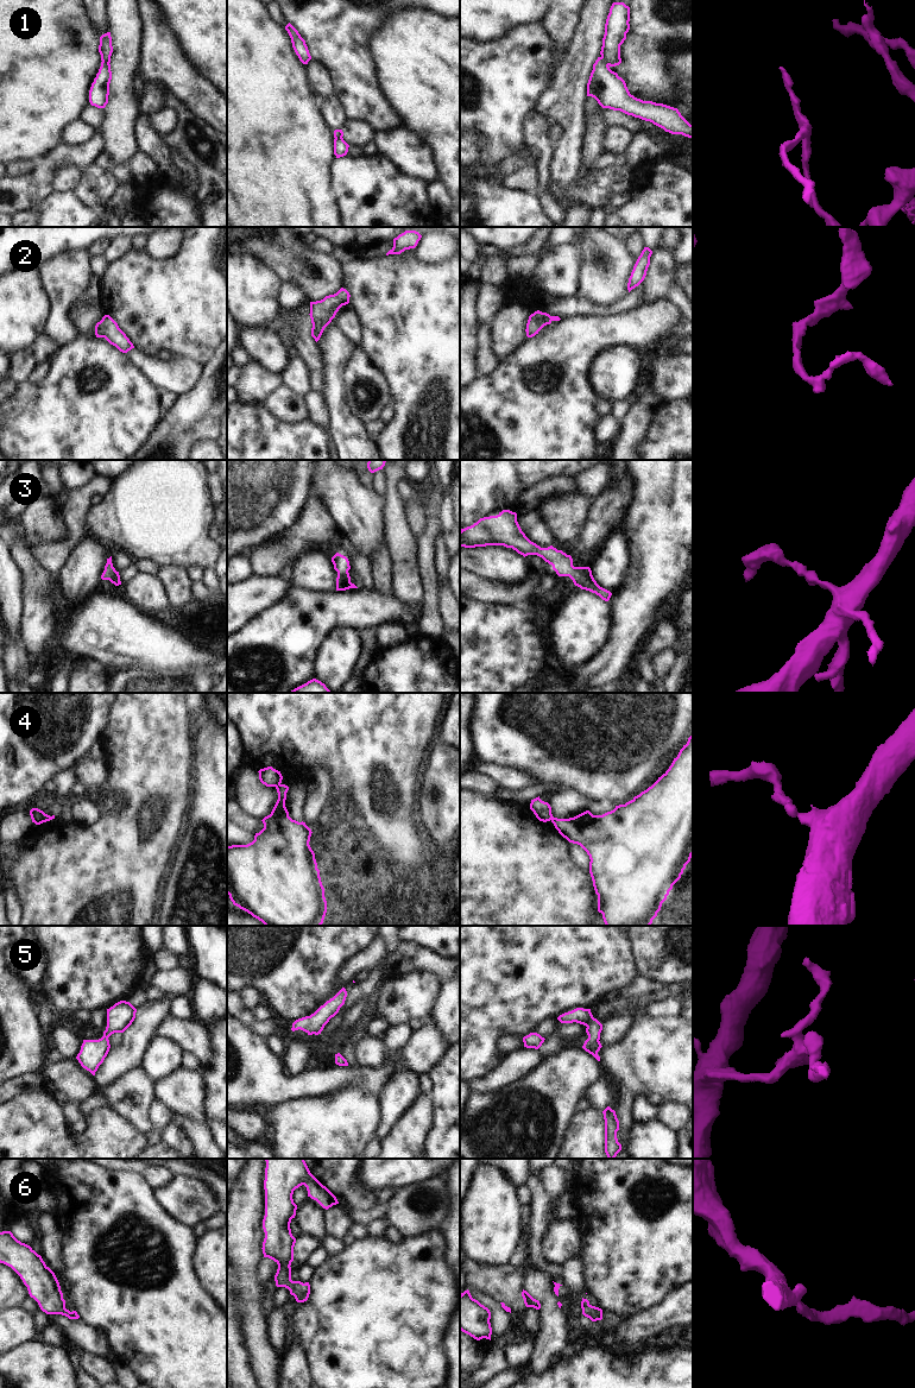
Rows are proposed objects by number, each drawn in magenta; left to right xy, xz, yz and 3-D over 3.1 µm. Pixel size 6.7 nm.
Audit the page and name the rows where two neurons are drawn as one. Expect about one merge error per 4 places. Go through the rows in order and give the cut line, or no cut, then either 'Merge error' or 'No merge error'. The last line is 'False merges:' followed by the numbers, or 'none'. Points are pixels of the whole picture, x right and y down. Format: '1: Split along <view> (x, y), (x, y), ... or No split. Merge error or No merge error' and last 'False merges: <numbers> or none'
1: Split along yz (600, 57), (607, 65). Merge error
2: No split. No merge error
3: No split. No merge error
4: Split along xz (279, 783), (275, 786). Merge error
5: No split. No merge error
6: No split. No merge error
False merges: 1, 4.

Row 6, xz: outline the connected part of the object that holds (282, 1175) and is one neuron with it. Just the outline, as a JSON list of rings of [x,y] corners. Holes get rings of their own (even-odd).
[[[265,1159],[265,1216],[263,1229],[264,1257],[278,1264],[274,1281],[277,1287],[285,1287],[297,1302],[304,1302],[310,1294],[309,1282],[291,1280],[291,1262],[296,1238],[291,1234],[290,1223],[296,1216],[297,1205],[292,1194],[304,1185],[308,1197],[328,1210],[339,1204],[336,1197],[323,1186],[309,1171],[304,1159]]]

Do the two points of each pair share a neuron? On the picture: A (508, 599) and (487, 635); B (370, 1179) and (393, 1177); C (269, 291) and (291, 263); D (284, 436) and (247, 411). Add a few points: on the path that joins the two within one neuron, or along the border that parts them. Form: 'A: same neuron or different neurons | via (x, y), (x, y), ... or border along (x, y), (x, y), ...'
A: different neurons | border along (477, 600), (484, 604), (525, 605), (529, 607)
B: same neuron | via (376, 1177), (387, 1177)
C: different neurons | border along (258, 260), (266, 265), (282, 282)
D: same neuron | via (275, 436), (271, 436), (256, 421)

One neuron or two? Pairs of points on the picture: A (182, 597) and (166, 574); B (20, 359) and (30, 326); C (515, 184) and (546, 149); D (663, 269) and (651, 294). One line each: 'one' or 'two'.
A: one
B: two
C: one
D: one

